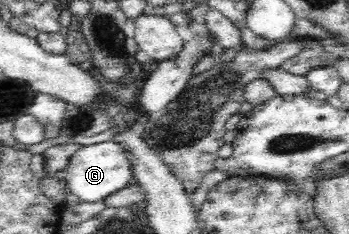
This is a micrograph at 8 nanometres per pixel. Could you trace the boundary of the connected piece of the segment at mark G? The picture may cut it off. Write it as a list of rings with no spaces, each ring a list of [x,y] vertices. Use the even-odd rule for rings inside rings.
[[[114,140],[86,145],[71,156],[63,179],[70,194],[82,202],[100,202],[134,183],[134,169],[128,149]]]

